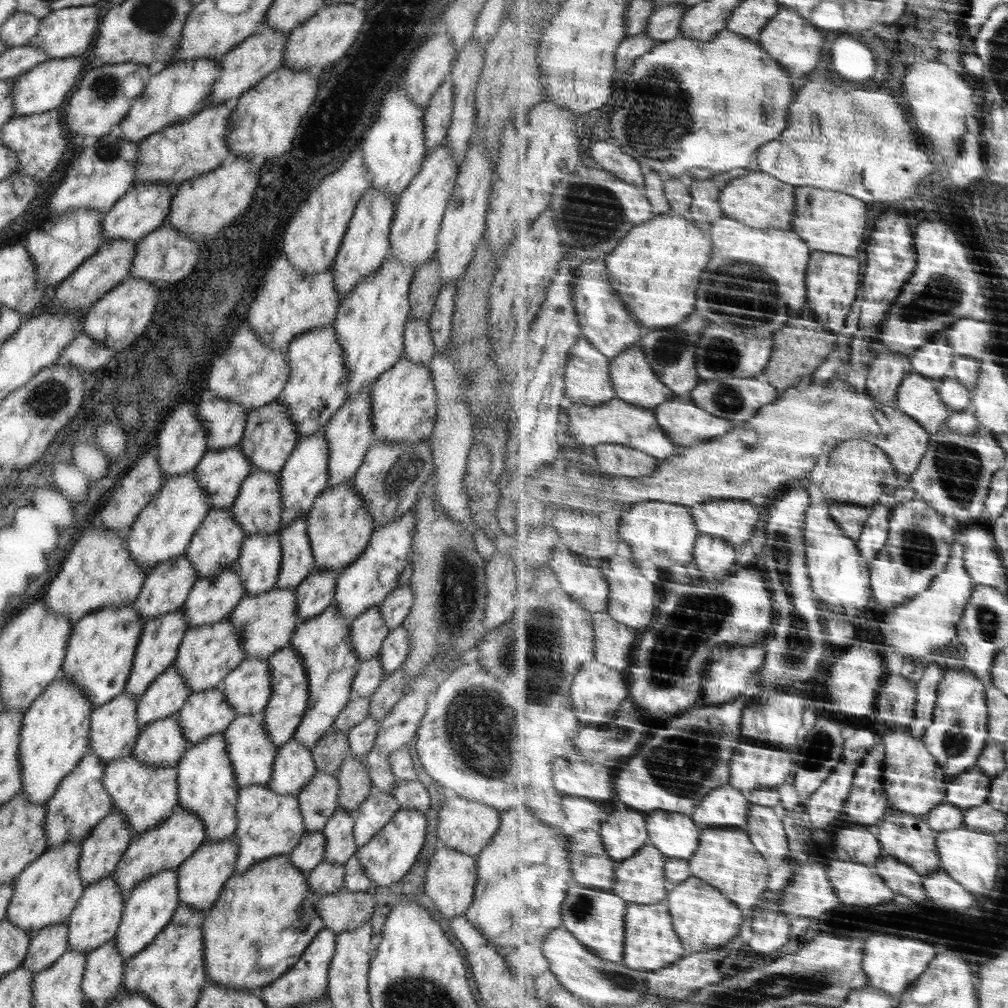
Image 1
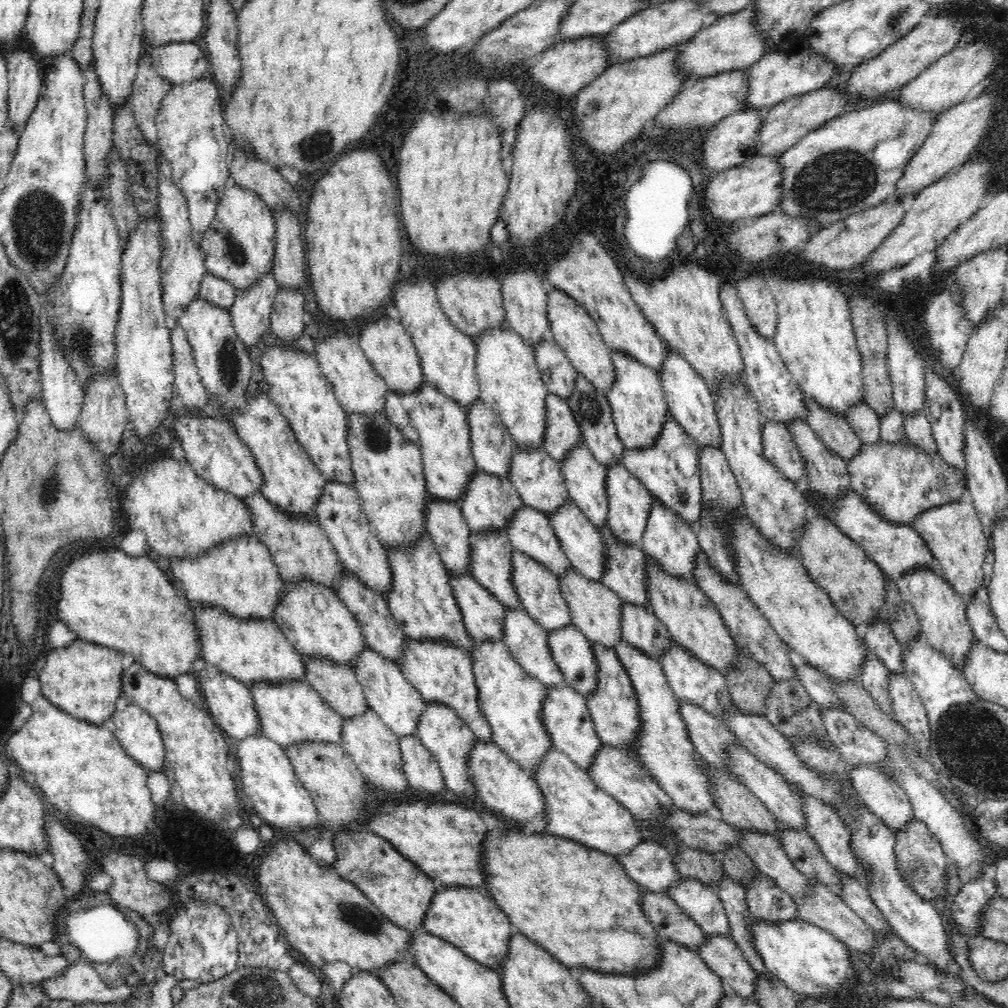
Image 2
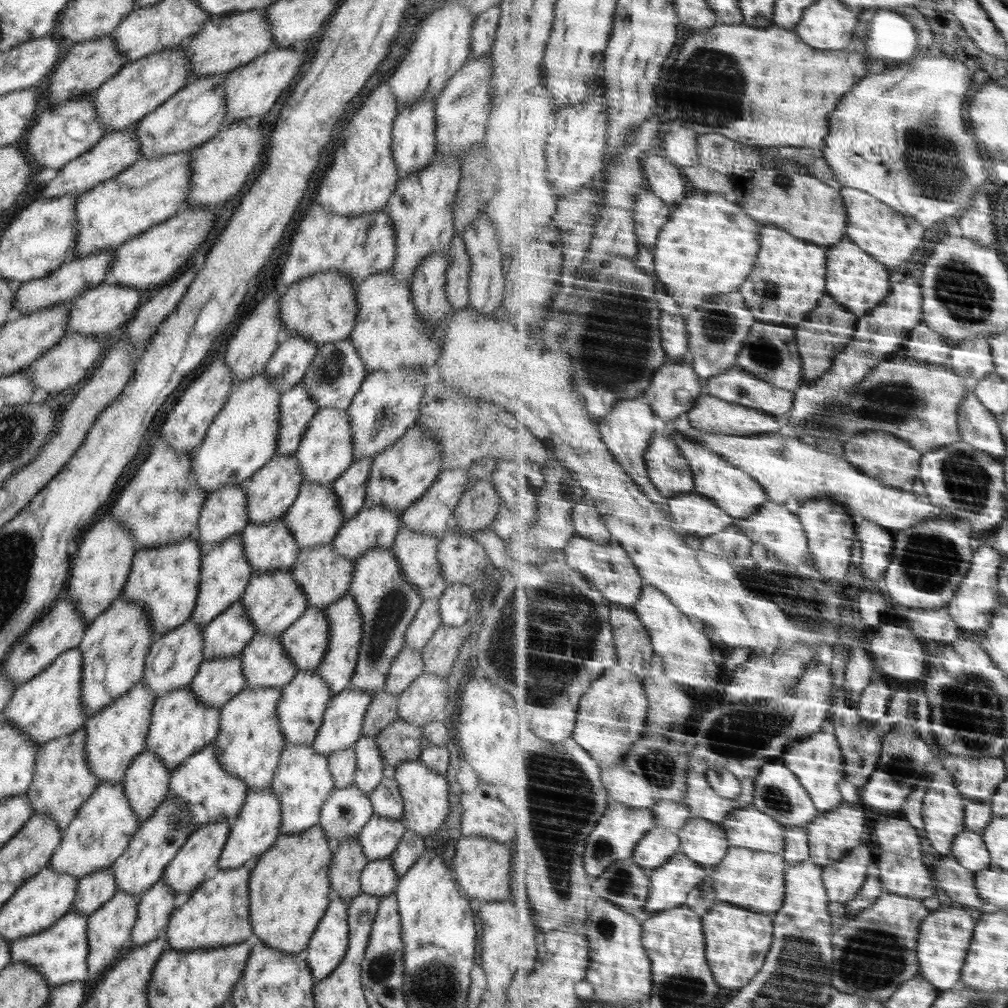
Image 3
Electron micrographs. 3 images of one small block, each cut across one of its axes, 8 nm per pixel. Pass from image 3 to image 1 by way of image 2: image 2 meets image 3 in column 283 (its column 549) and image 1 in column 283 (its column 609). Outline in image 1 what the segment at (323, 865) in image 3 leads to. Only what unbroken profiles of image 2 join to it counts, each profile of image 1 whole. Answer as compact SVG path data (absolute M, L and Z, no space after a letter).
M272 855L269 859L252 863L245 873L236 873L232 875L224 884L222 892L218 896L218 900L208 912L202 924L202 939L204 939L204 961L206 961L206 979L209 982L220 983L224 987L232 989L242 989L248 991L259 991L262 987L276 980L282 973L293 970L294 964L300 960L300 956L306 950L310 941L324 928L323 921L317 914L316 906L319 903L320 896L310 889L310 885L306 883L306 874L300 871L298 867L290 862L288 855Z

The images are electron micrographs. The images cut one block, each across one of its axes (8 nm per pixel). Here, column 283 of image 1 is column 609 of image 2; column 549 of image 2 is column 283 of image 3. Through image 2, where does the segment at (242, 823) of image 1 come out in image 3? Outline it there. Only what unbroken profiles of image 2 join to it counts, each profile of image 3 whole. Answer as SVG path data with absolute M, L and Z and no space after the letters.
M288 743L282 750L276 770L270 790L280 798L282 812L280 832L294 835L319 824L321 807L335 790L334 777L328 768L328 757L318 753L312 745Z

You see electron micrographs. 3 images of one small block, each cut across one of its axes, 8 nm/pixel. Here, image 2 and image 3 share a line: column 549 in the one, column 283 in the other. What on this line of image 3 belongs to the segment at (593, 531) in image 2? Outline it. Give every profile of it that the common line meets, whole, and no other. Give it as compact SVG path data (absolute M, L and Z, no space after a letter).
M303 481L294 504L289 506L282 517L282 521L290 529L290 534L294 535L300 550L332 542L346 521L342 518L344 513L338 504L338 495L334 494L332 485L319 485Z

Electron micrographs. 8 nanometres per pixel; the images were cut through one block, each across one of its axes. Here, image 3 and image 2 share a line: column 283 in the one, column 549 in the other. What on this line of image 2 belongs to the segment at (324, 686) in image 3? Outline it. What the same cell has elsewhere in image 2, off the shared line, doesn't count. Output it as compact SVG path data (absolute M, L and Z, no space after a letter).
M568 684L546 686L546 689L548 689L548 696L542 702L542 721L544 721L548 735L552 737L554 748L569 756L570 760L583 768L584 771L588 771L588 768L592 766L592 760L596 758L596 754L602 748L602 739L594 729L594 719L586 705L586 698Z

